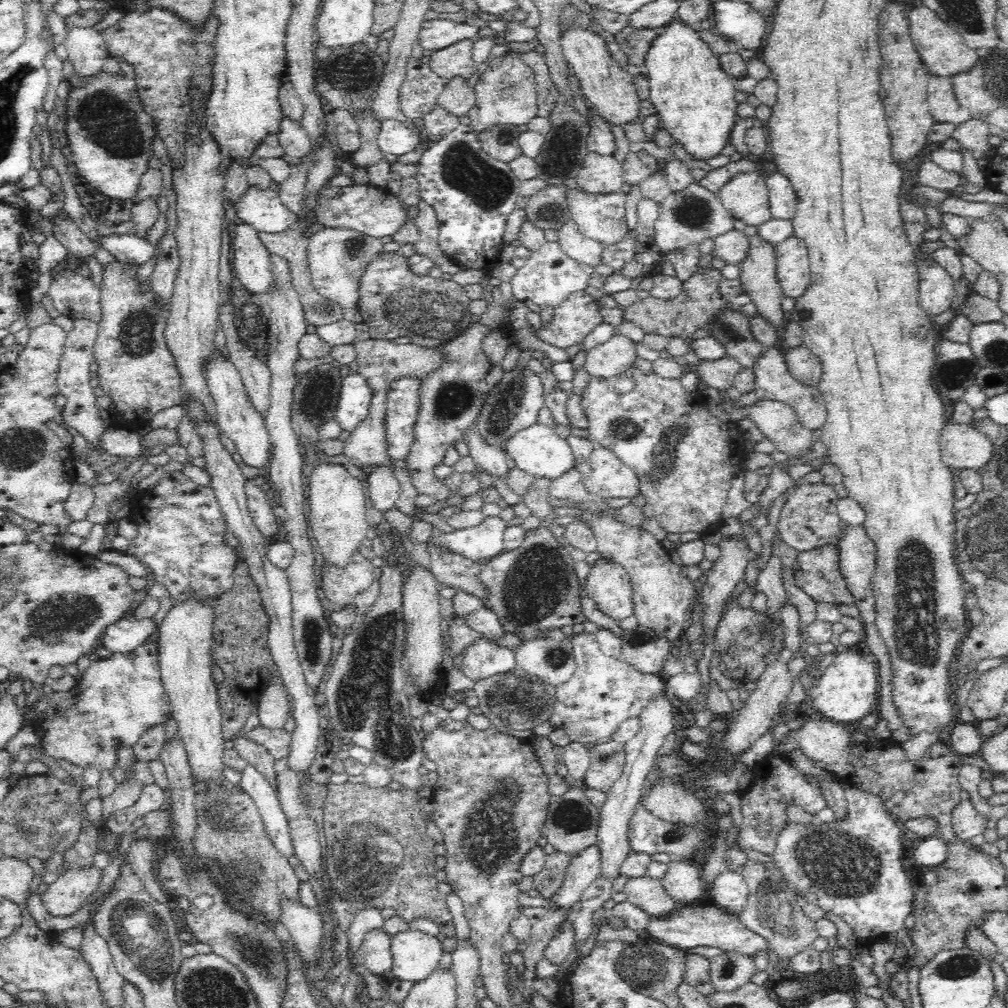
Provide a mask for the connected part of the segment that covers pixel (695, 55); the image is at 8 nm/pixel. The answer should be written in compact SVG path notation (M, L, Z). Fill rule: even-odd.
M676 19L664 27L664 32L653 41L645 56L644 73L649 81L650 102L660 114L662 124L670 133L674 143L682 144L688 155L694 155L696 162L706 162L714 156L722 154L724 146L731 144L732 128L737 124L738 102L735 100L737 89L733 86L732 78L722 69L717 55L712 52L708 43L690 25L680 23Z

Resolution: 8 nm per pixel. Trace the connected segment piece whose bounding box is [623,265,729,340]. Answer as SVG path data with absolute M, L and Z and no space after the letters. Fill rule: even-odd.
M710 265L700 268L681 286L680 292L670 300L649 296L638 299L628 308L623 309L623 318L640 326L646 335L660 335L672 340L674 337L686 339L704 324L708 324L718 310L729 308L728 303L722 299L718 284L723 279L721 270L711 268Z

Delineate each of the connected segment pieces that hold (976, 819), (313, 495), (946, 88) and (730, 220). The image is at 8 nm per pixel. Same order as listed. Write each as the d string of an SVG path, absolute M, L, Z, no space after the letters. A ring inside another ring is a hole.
M970 799L963 800L951 813L952 831L962 843L982 834L987 828L986 822L987 819L976 810Z
M316 463L311 475L309 476L309 497L307 501L308 518L307 526L312 528L312 532L318 542L320 552L324 556L326 564L334 568L346 568L350 560L357 552L360 542L366 538L369 529L366 521L366 507L364 501L368 497L364 494L364 487L367 485L363 481L353 477L344 465L336 463Z
M932 76L928 84L929 114L935 124L954 124L956 127L972 120L970 112L960 107L950 79Z
M699 182L688 184L685 190L671 191L659 202L659 214L655 221L655 243L663 255L667 251L698 247L708 238L716 239L734 231L735 217L720 203L717 193L704 188Z

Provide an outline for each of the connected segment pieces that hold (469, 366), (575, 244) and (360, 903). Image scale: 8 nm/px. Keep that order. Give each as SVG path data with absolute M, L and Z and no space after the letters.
M479 317L471 321L466 328L460 329L442 344L434 346L434 351L439 353L440 366L419 380L418 416L411 427L414 442L402 458L406 462L406 468L402 470L406 471L406 476L410 478L410 484L414 485L418 495L432 496L436 498L436 502L450 498L450 490L437 477L436 468L444 460L450 444L464 440L466 430L477 420L492 389L487 383L492 363L482 350L482 341L492 331L500 332L505 338L516 338L516 328L510 327L510 322L500 327L490 327L484 326L484 322L479 322L478 319Z
M572 219L556 232L558 232L557 243L570 258L592 267L602 263L604 244L580 233Z
M346 781L343 784L329 784L327 797L325 798L325 803L323 804L321 852L322 862L326 864L326 876L329 876L330 878L330 892L332 892L332 896L330 896L330 904L332 904L332 912L334 912L337 924L339 924L334 927L334 932L332 932L331 957L335 963L327 970L326 980L329 982L333 982L336 977L338 977L350 964L350 960L347 958L346 952L349 944L349 940L347 939L347 930L354 916L356 916L356 913L360 912L360 910L364 910L364 908L377 908L378 910L392 908L396 911L396 914L400 916L400 918L404 919L404 921L408 922L408 924L412 923L413 920L420 918L430 919L430 921L434 921L434 923L440 927L440 930L443 931L447 937L456 936L452 915L450 914L450 911L448 911L448 905L446 905L446 895L441 894L438 891L439 881L436 877L434 877L434 872L436 872L437 869L434 865L437 855L433 852L435 842L428 837L428 834L426 833L426 823L424 822L424 819L420 817L420 813L414 809L414 800L416 797L417 796L415 796L414 791L406 788L400 790L393 790L388 786L382 788L372 788L365 782L352 783L350 781Z

